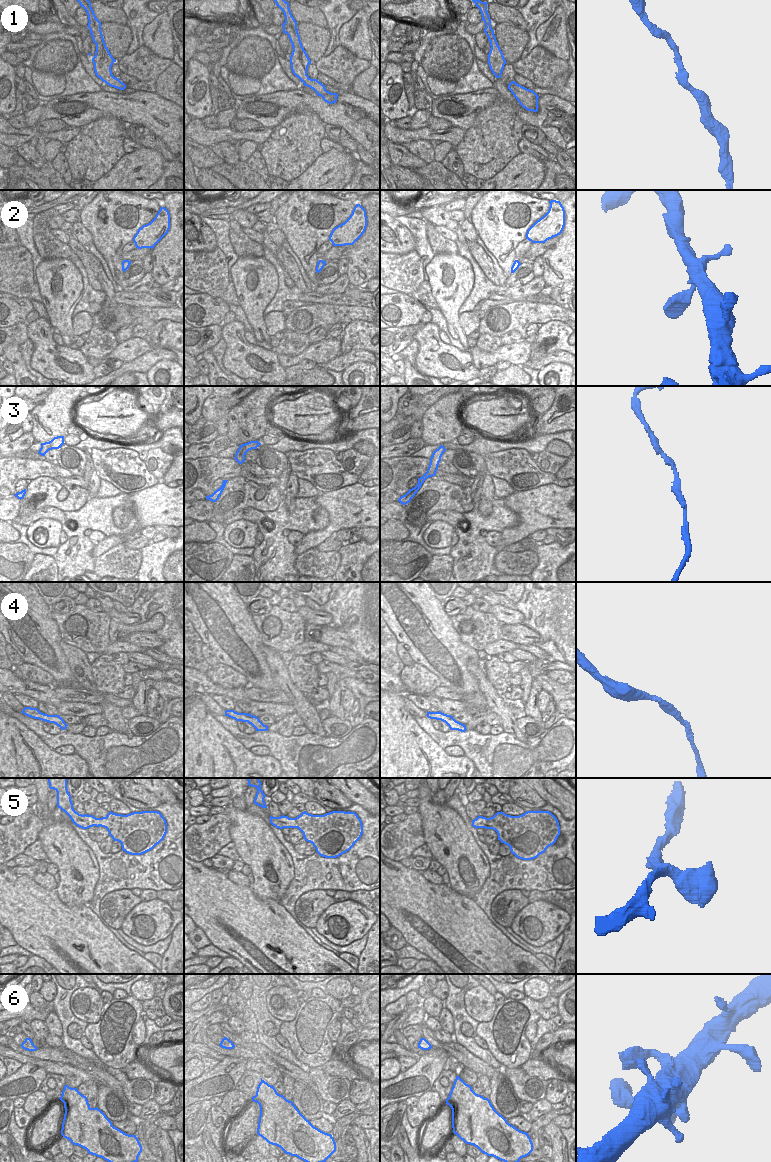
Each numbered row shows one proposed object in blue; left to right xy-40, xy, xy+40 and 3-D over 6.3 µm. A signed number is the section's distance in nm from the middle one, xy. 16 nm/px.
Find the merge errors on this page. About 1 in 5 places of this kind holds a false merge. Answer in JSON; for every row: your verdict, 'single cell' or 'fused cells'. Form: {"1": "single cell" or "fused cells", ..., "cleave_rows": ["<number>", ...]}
{"1": "single cell", "2": "single cell", "3": "single cell", "4": "single cell", "5": "single cell", "6": "single cell", "cleave_rows": []}

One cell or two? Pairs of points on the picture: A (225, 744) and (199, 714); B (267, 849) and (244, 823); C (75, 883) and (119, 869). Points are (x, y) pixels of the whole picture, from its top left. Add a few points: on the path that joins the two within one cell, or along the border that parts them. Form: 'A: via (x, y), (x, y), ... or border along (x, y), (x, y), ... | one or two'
A: via (218, 737), (202, 721) | one
B: via (261, 843), (247, 829) | one
C: border along (94, 853), (97, 859), (99, 879), (92, 897) | two

